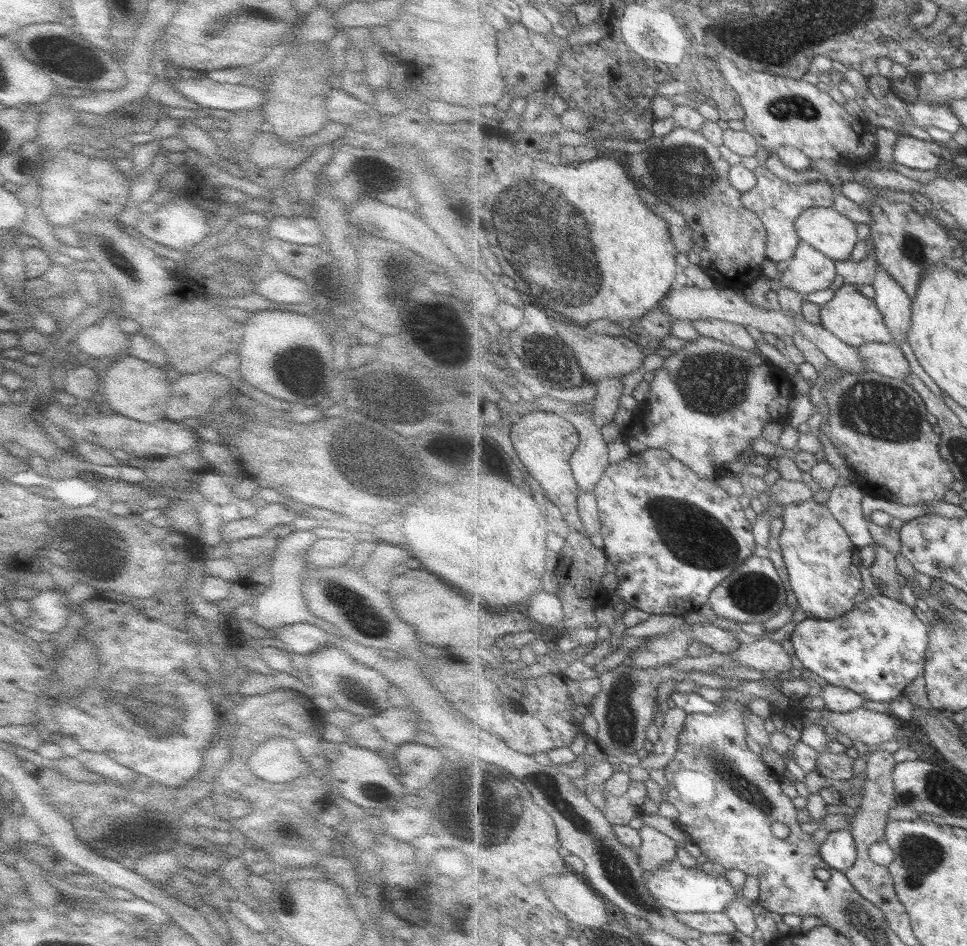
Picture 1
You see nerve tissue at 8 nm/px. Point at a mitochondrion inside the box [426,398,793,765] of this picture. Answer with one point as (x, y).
(692, 536)

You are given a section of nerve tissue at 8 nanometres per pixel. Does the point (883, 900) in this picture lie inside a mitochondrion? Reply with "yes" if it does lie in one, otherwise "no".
yes

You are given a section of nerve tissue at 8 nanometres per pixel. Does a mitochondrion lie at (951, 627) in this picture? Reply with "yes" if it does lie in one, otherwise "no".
yes

